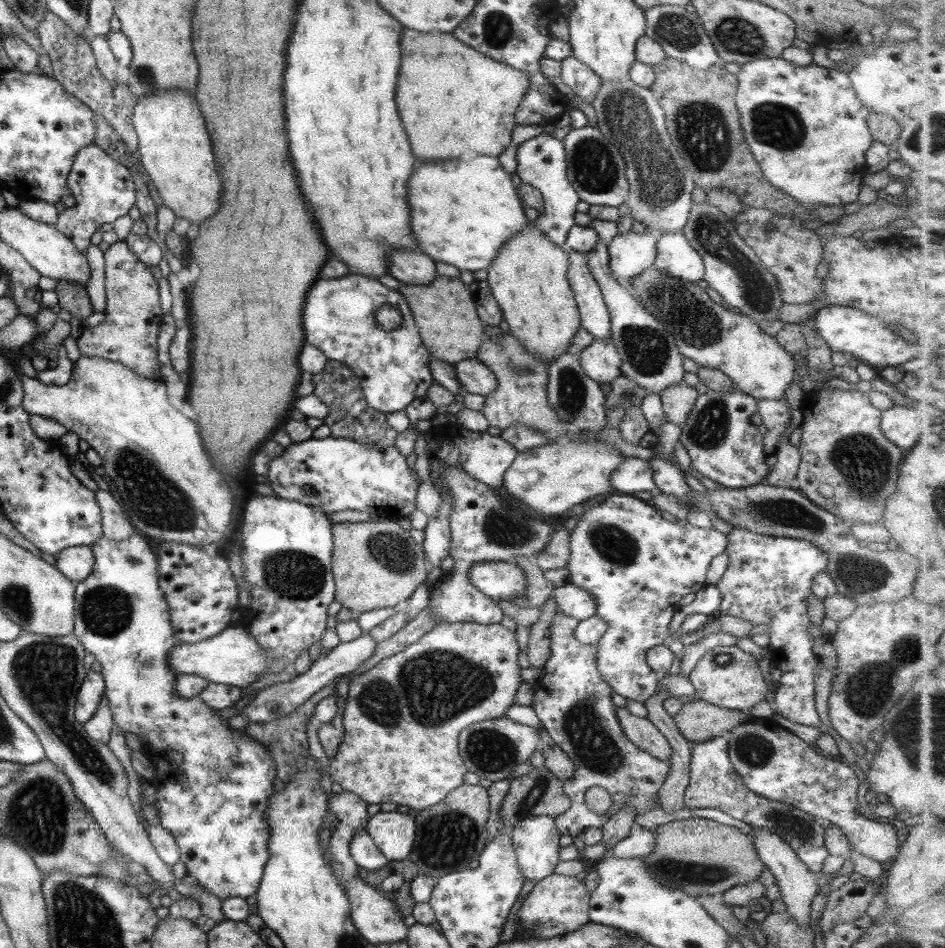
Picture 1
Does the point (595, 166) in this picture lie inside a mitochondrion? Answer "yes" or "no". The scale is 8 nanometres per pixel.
yes

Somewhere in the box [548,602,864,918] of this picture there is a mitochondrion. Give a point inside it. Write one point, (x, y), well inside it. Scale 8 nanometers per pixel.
(596, 750)

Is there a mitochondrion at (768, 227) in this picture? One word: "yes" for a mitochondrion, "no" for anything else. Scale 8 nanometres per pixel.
yes

